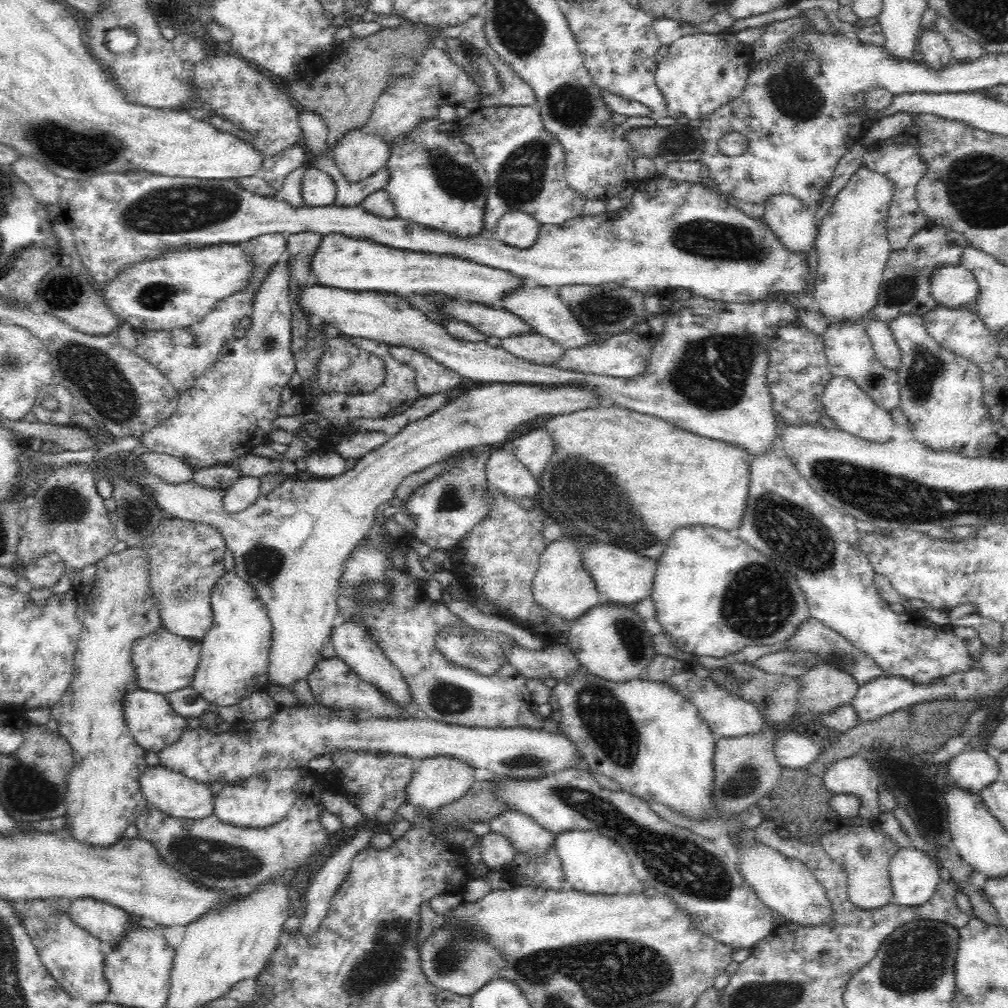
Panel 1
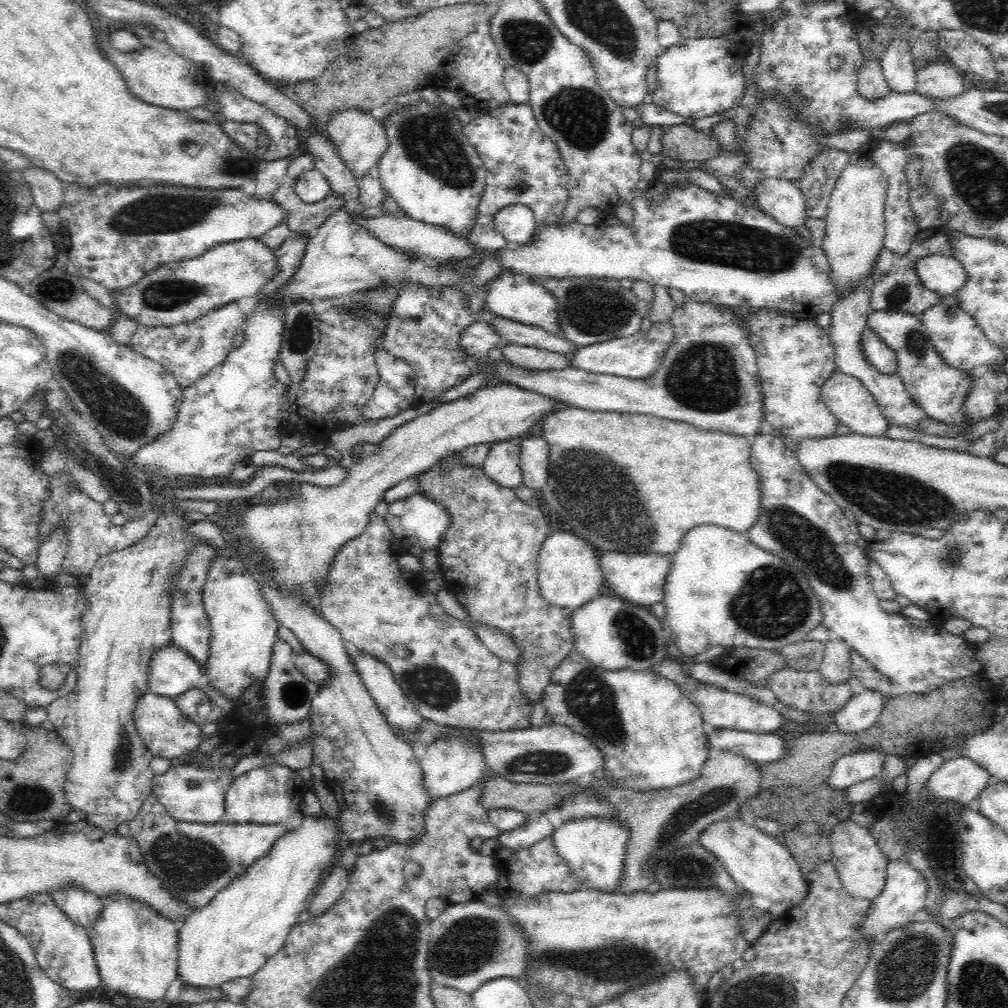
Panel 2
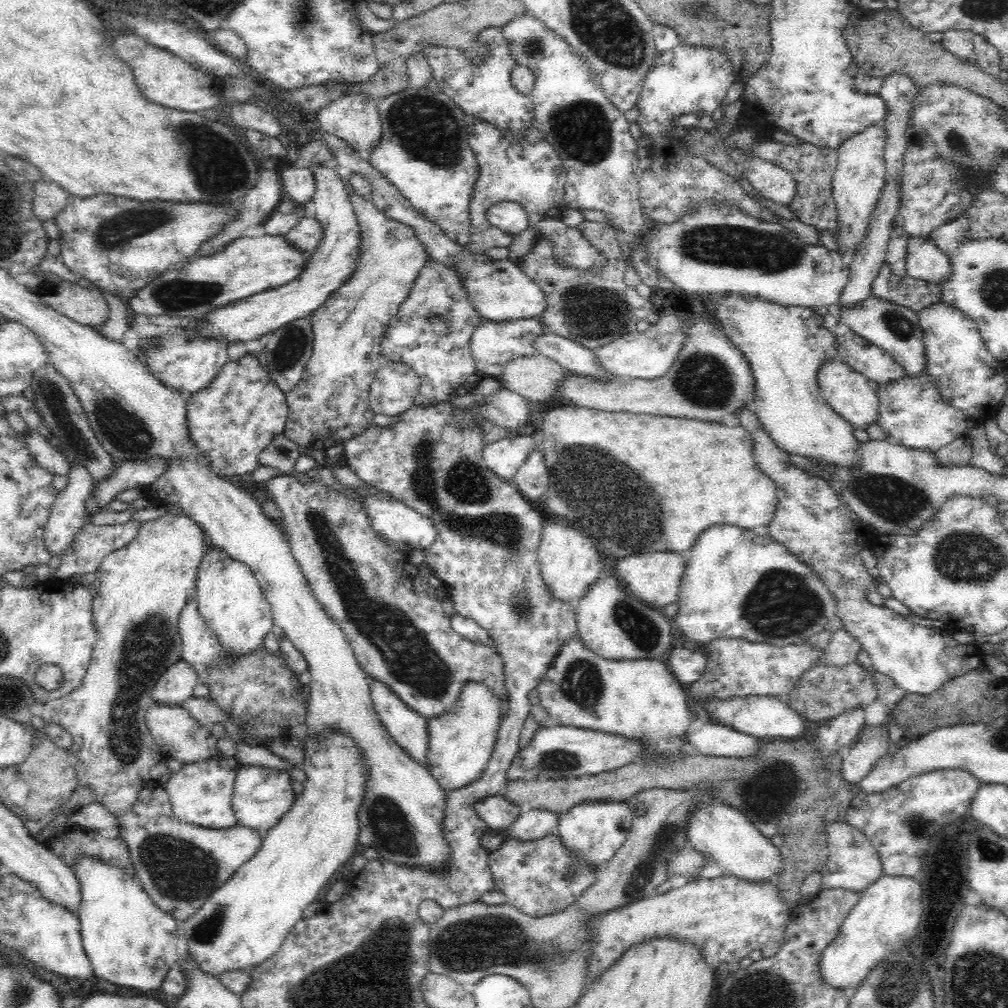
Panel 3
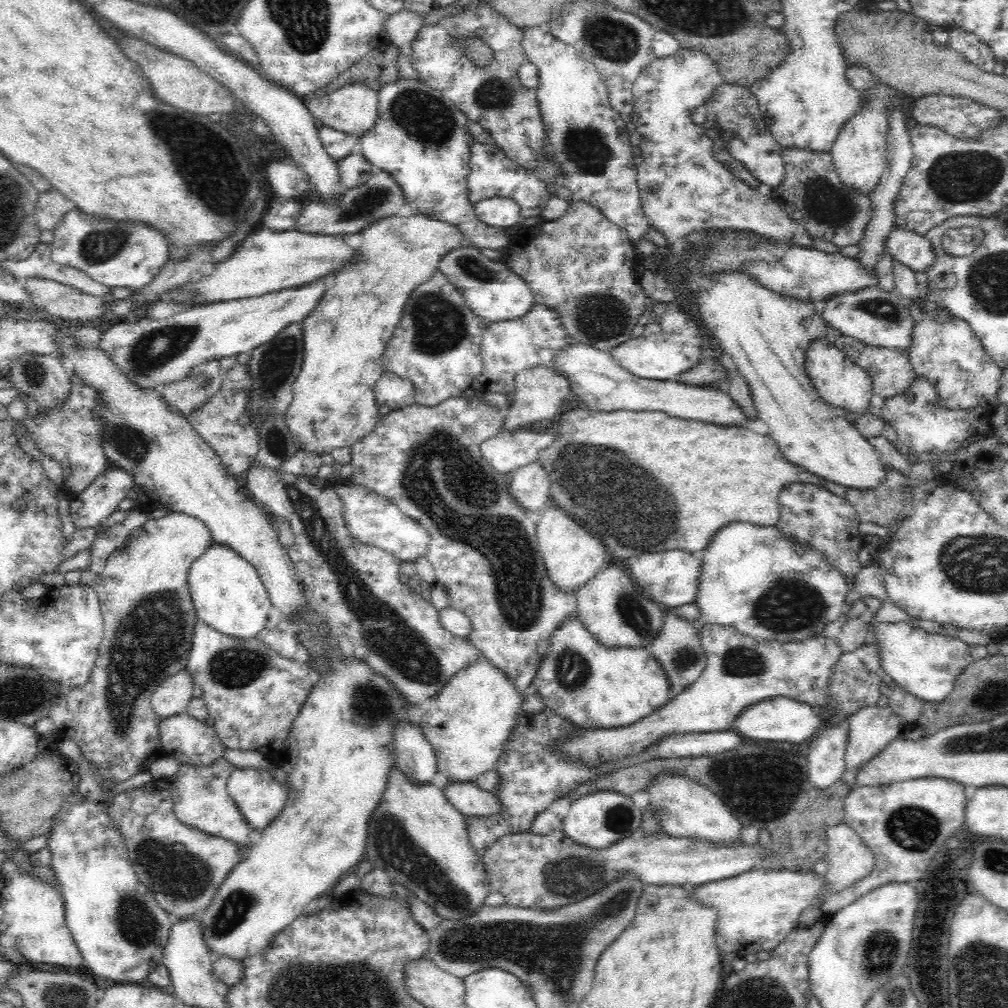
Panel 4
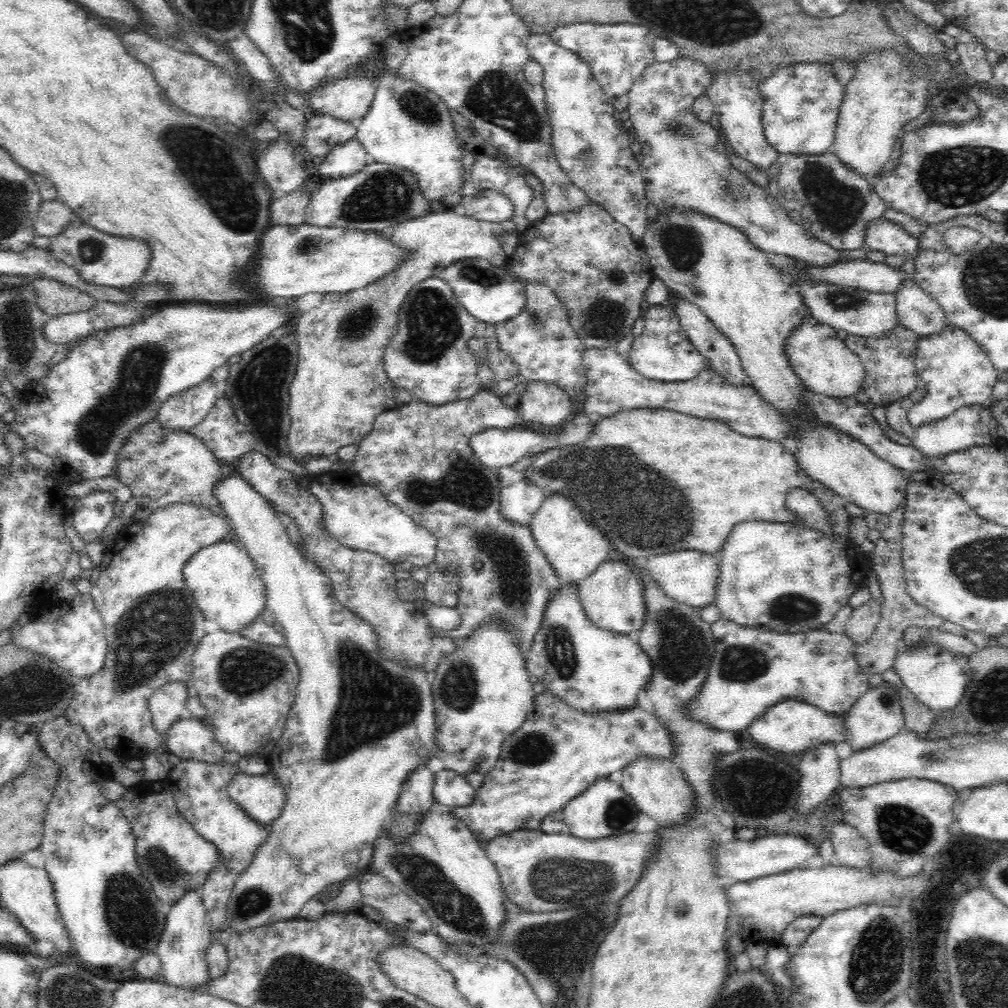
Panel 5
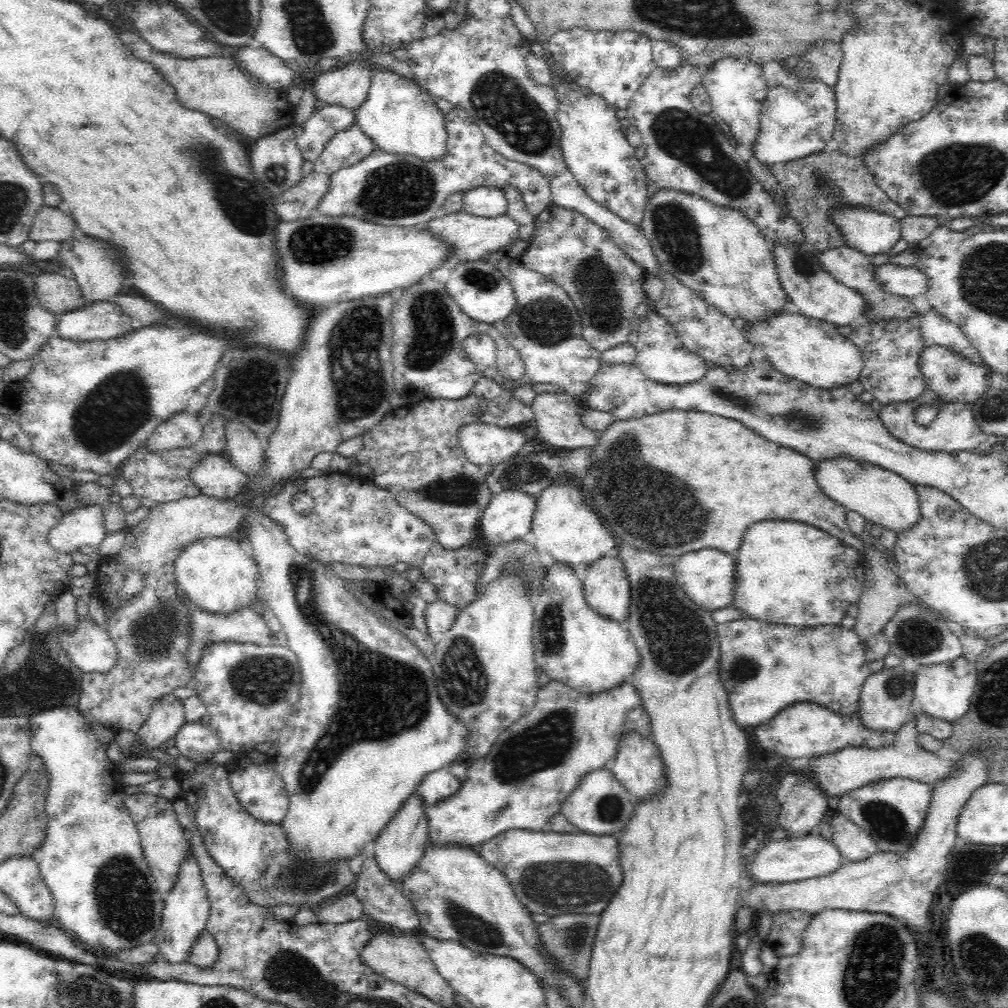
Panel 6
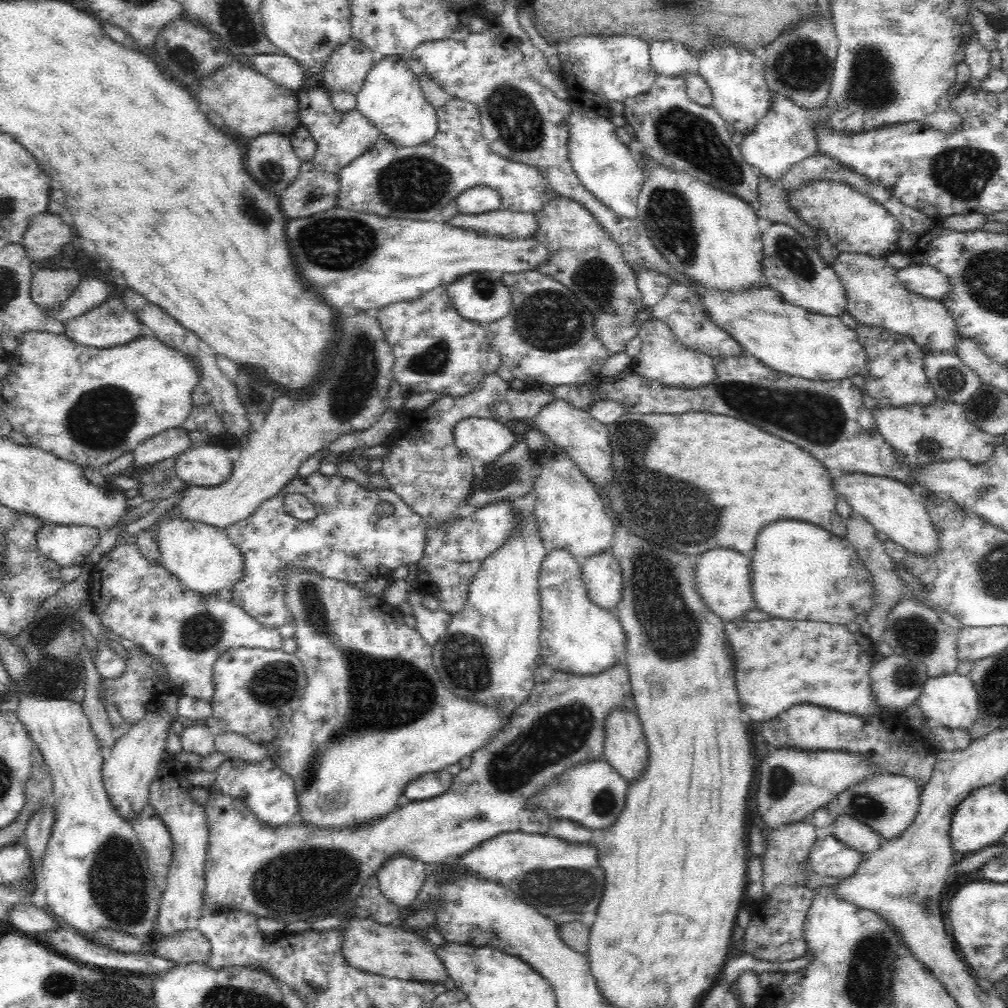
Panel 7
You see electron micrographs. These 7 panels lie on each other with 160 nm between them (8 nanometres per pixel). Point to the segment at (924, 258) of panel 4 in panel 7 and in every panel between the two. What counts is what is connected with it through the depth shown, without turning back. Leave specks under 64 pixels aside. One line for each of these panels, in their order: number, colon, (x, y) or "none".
5: (888, 237)
6: (866, 230)
7: (854, 223)

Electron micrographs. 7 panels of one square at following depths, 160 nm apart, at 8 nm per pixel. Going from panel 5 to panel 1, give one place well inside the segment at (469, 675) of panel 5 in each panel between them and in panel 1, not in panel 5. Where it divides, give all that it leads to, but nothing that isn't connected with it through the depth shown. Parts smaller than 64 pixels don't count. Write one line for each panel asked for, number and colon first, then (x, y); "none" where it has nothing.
1: (440, 781)
2: (450, 766)
3: (461, 741)
4: (467, 724)

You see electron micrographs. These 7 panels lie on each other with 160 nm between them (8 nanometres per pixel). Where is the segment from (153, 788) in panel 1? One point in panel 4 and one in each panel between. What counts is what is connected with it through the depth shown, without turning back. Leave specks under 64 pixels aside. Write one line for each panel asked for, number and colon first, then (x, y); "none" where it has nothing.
2: (189, 794)
3: (200, 793)
4: (200, 798)

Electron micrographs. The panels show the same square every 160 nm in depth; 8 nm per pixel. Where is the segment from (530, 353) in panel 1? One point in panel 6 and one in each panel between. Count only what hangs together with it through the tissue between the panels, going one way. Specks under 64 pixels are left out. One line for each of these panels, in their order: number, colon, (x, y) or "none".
2: (532, 357)
3: (535, 376)
4: (539, 392)
5: (546, 403)
6: (554, 413)

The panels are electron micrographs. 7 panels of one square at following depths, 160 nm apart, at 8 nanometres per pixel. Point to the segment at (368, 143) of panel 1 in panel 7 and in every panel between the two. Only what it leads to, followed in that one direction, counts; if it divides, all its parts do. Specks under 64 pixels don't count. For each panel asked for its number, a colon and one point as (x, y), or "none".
2: (361, 140)
3: (354, 118)
4: (352, 109)
5: (348, 99)
6: (349, 86)
7: (346, 70)

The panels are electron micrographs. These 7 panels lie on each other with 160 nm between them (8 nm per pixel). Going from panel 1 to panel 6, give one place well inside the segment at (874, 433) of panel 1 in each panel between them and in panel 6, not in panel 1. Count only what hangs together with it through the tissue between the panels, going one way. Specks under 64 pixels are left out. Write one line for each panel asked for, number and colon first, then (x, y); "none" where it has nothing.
2: (853, 406)
3: (850, 394)
4: (840, 383)
5: (823, 362)
6: (812, 351)

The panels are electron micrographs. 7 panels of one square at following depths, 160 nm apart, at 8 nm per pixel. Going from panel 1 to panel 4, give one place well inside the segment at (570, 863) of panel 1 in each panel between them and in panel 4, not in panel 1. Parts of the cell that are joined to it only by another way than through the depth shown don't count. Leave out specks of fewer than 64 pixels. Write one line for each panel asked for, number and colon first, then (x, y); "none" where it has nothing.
2: (594, 850)
3: (594, 831)
4: (598, 820)

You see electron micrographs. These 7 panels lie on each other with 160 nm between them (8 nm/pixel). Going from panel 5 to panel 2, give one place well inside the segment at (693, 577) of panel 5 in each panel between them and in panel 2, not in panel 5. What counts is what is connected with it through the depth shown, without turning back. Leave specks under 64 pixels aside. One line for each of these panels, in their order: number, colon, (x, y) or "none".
2: (639, 578)
3: (654, 578)
4: (669, 578)

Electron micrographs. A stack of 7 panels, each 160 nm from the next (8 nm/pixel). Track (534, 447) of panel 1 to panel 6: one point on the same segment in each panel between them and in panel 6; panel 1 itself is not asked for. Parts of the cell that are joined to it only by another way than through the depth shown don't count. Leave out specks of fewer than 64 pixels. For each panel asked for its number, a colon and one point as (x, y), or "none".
2: (534, 451)
3: (532, 478)
4: (530, 485)
5: (520, 500)
6: (508, 515)

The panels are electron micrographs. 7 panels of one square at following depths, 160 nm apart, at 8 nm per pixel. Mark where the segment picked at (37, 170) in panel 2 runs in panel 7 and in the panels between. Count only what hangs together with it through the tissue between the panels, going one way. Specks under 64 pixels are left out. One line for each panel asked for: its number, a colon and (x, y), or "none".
3: (49, 199)
4: (52, 206)
5: (53, 216)
6: (51, 223)
7: (48, 232)

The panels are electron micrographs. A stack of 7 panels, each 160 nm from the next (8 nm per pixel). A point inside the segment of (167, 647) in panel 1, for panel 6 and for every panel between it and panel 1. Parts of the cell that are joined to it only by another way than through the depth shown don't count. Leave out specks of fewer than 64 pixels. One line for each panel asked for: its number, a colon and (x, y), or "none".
2: (171, 672)
3: (177, 683)
4: (172, 696)
5: (167, 705)
6: (167, 715)

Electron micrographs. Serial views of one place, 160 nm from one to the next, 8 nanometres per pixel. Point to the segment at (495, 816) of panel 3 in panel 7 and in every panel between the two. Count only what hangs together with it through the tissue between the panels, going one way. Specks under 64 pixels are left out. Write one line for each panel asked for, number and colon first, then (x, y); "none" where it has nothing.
4: (471, 801)
5: (451, 789)
6: (441, 784)
7: (431, 785)

